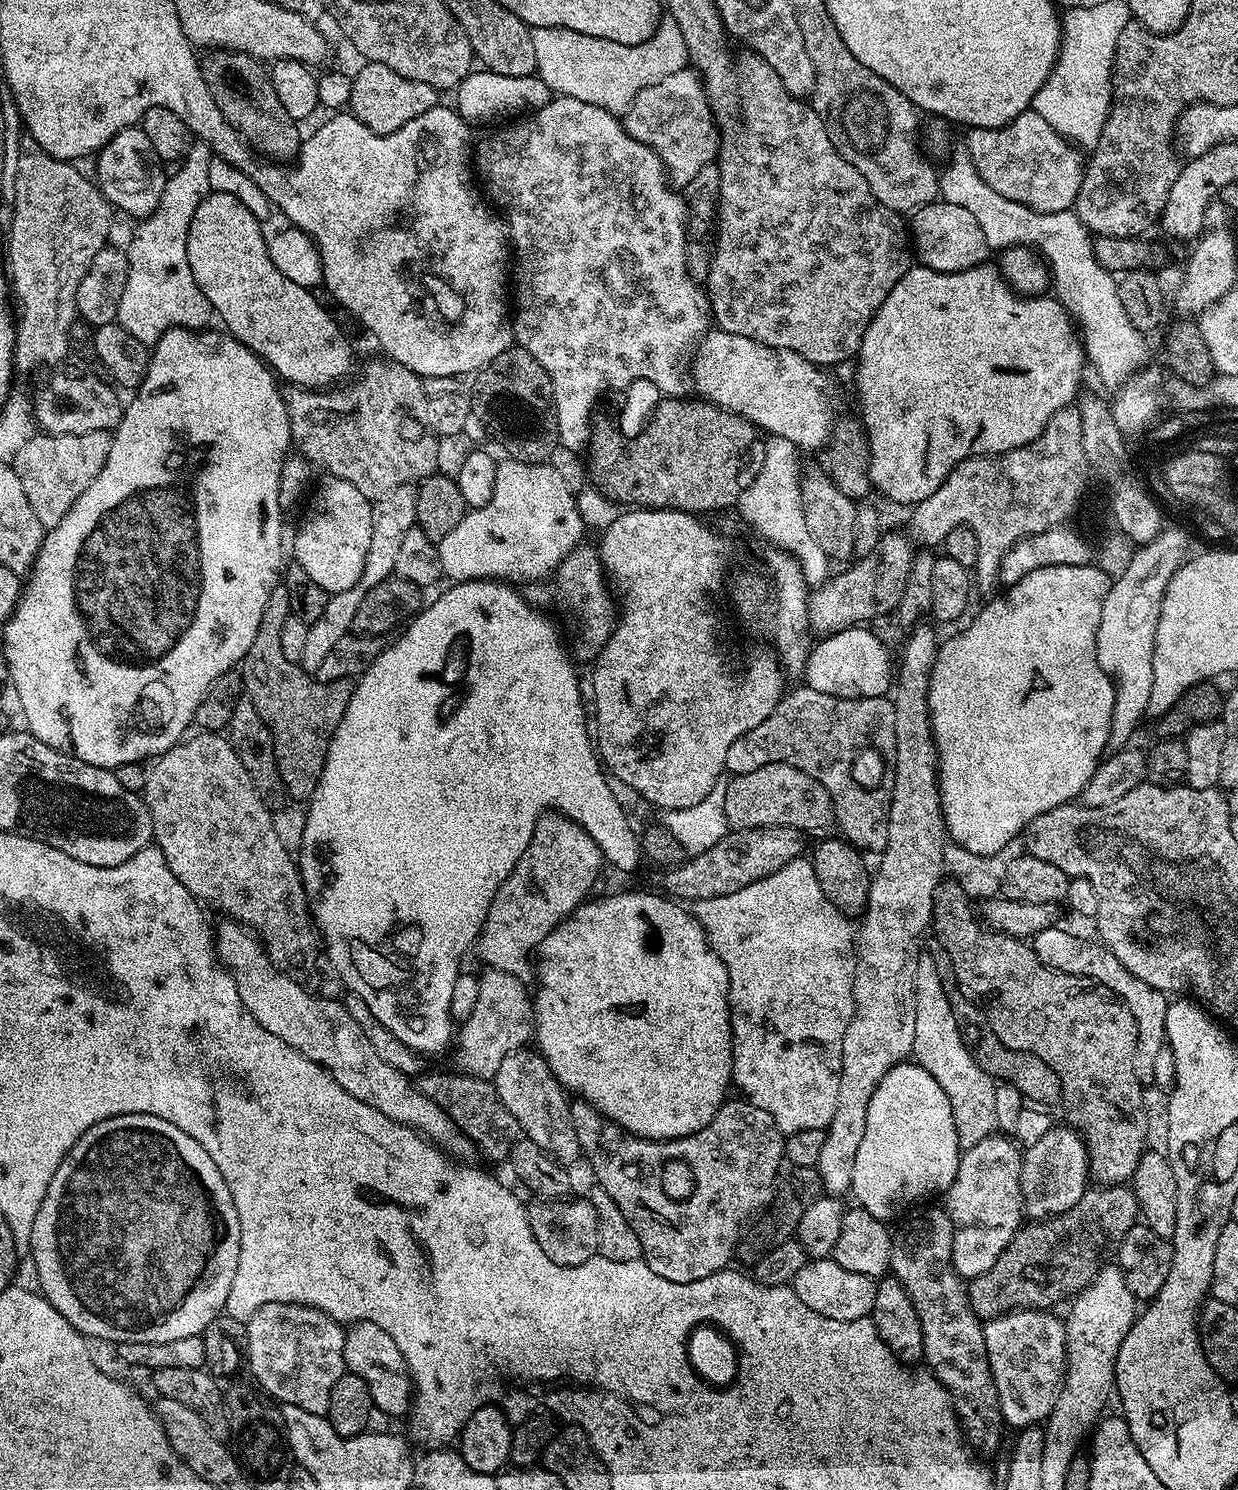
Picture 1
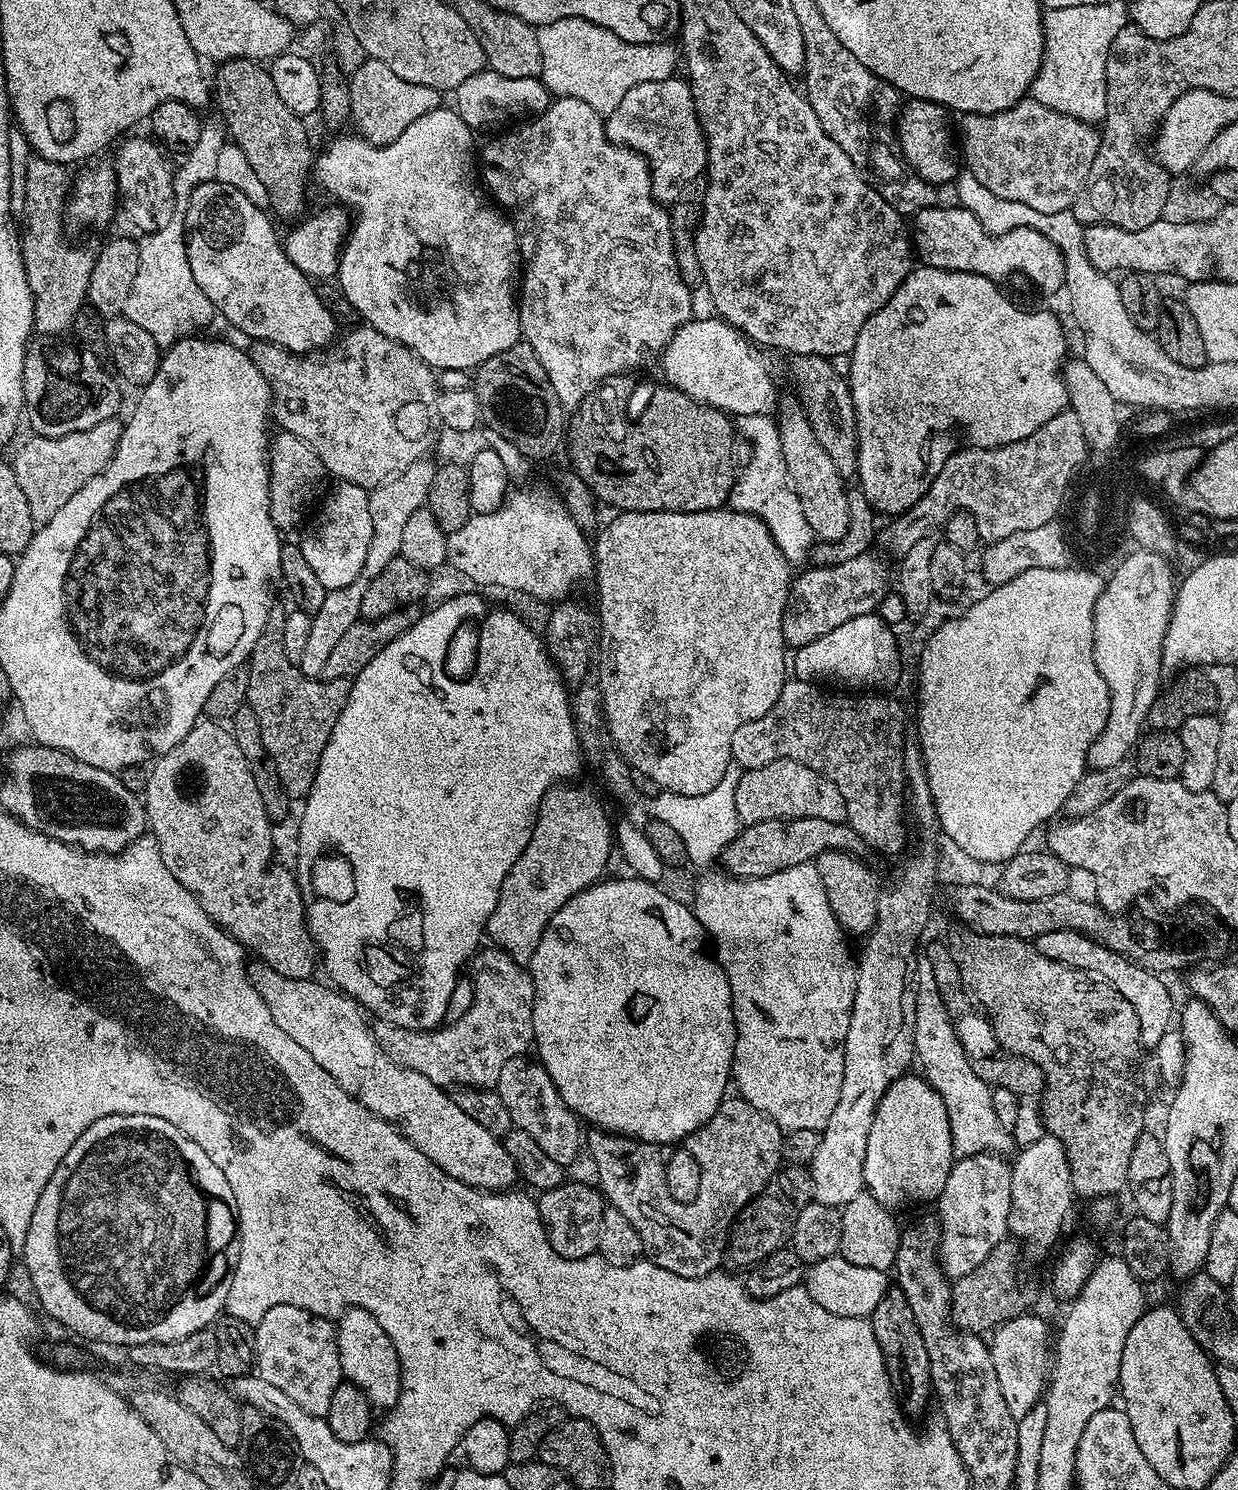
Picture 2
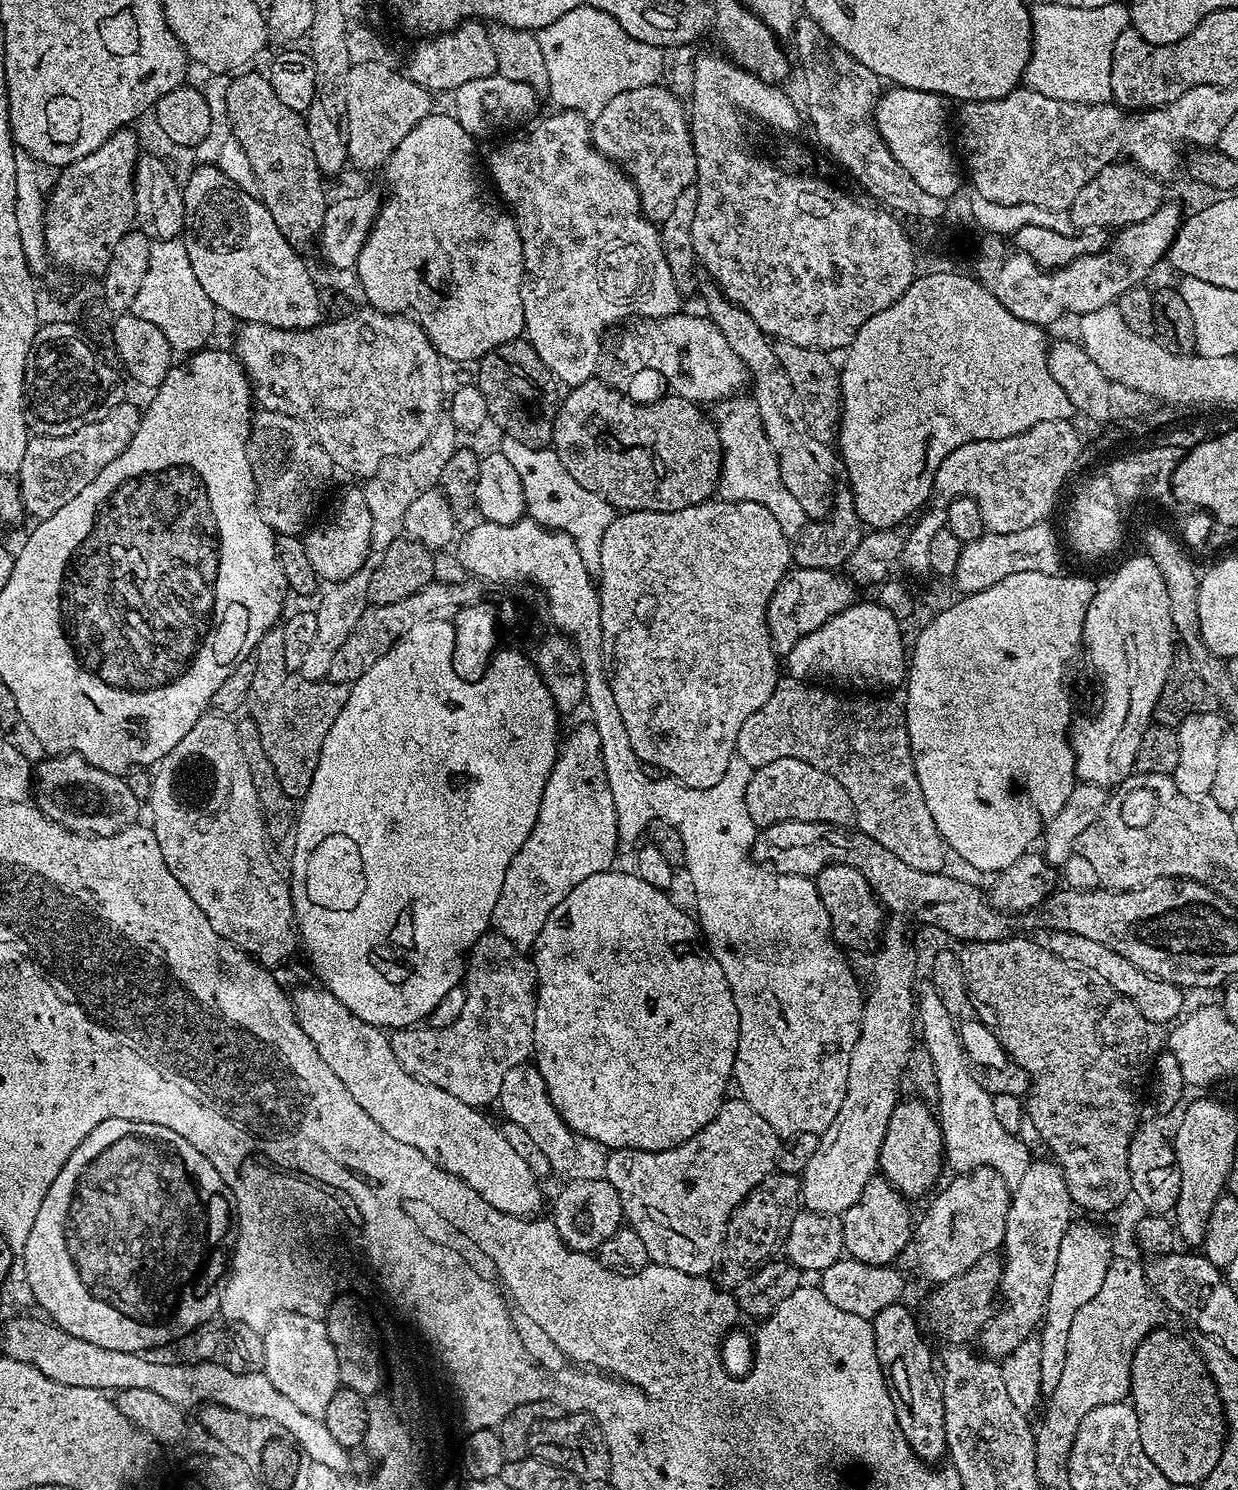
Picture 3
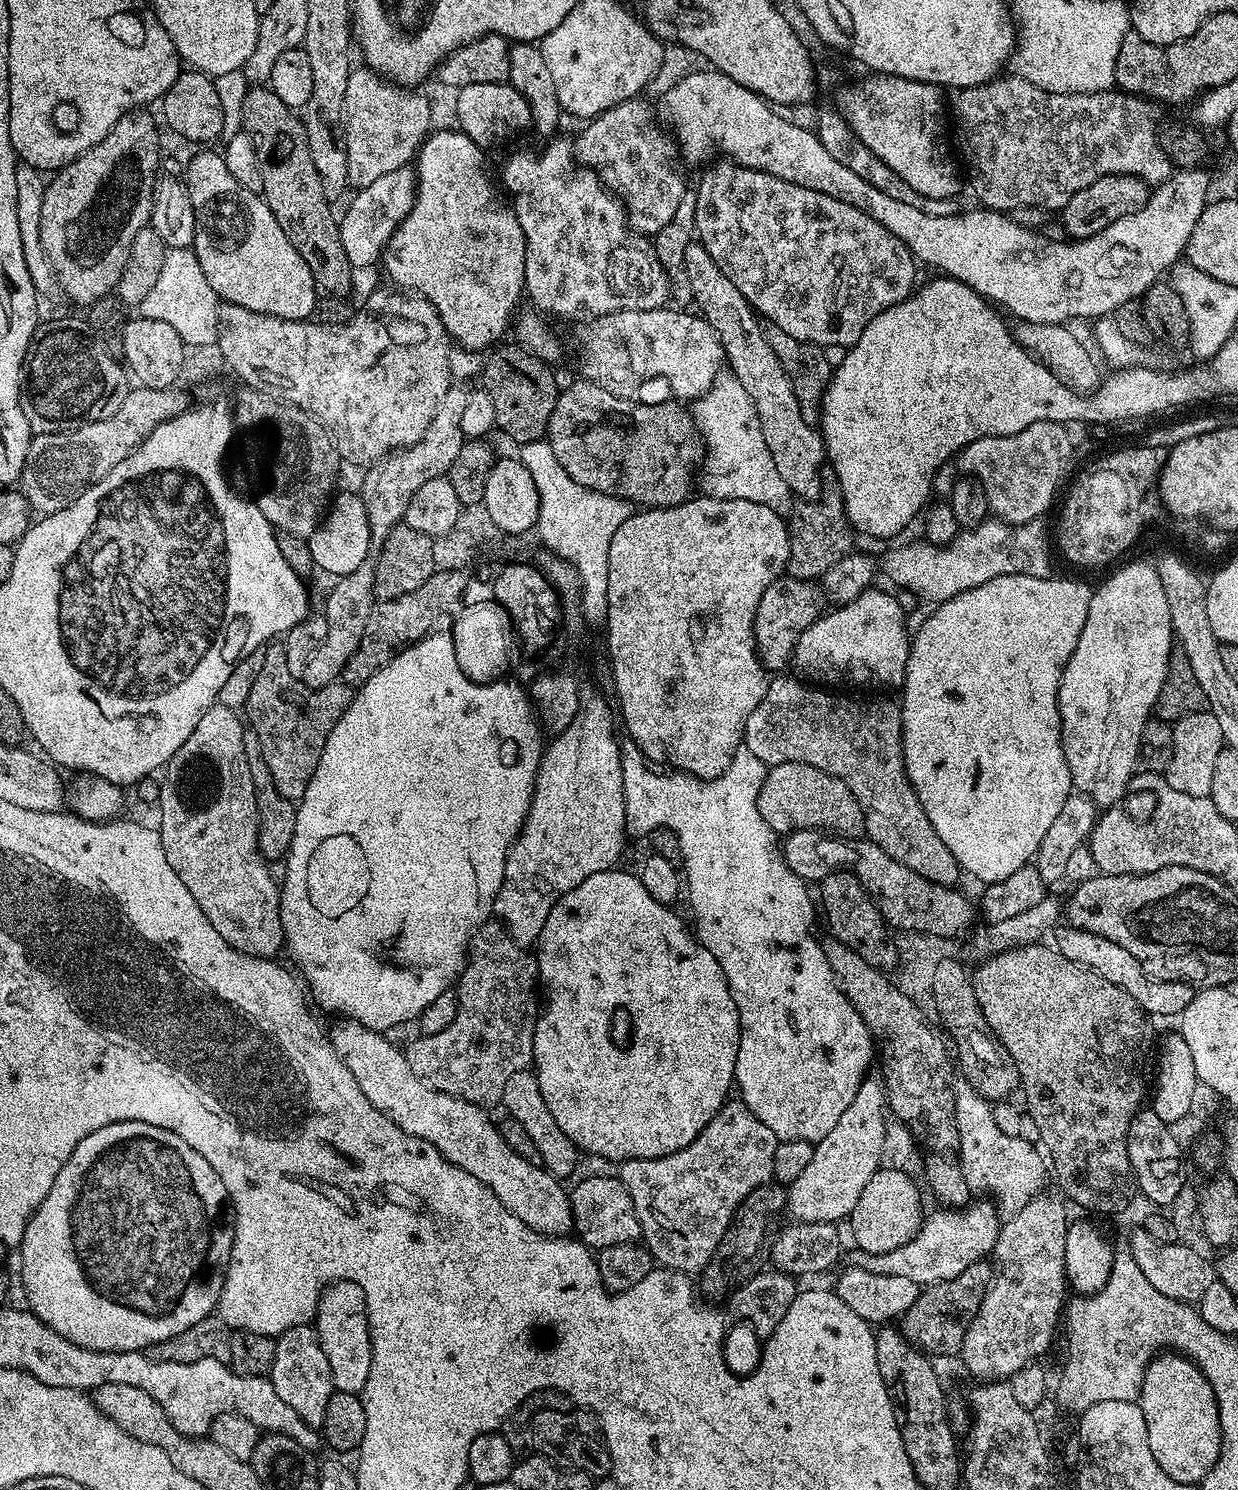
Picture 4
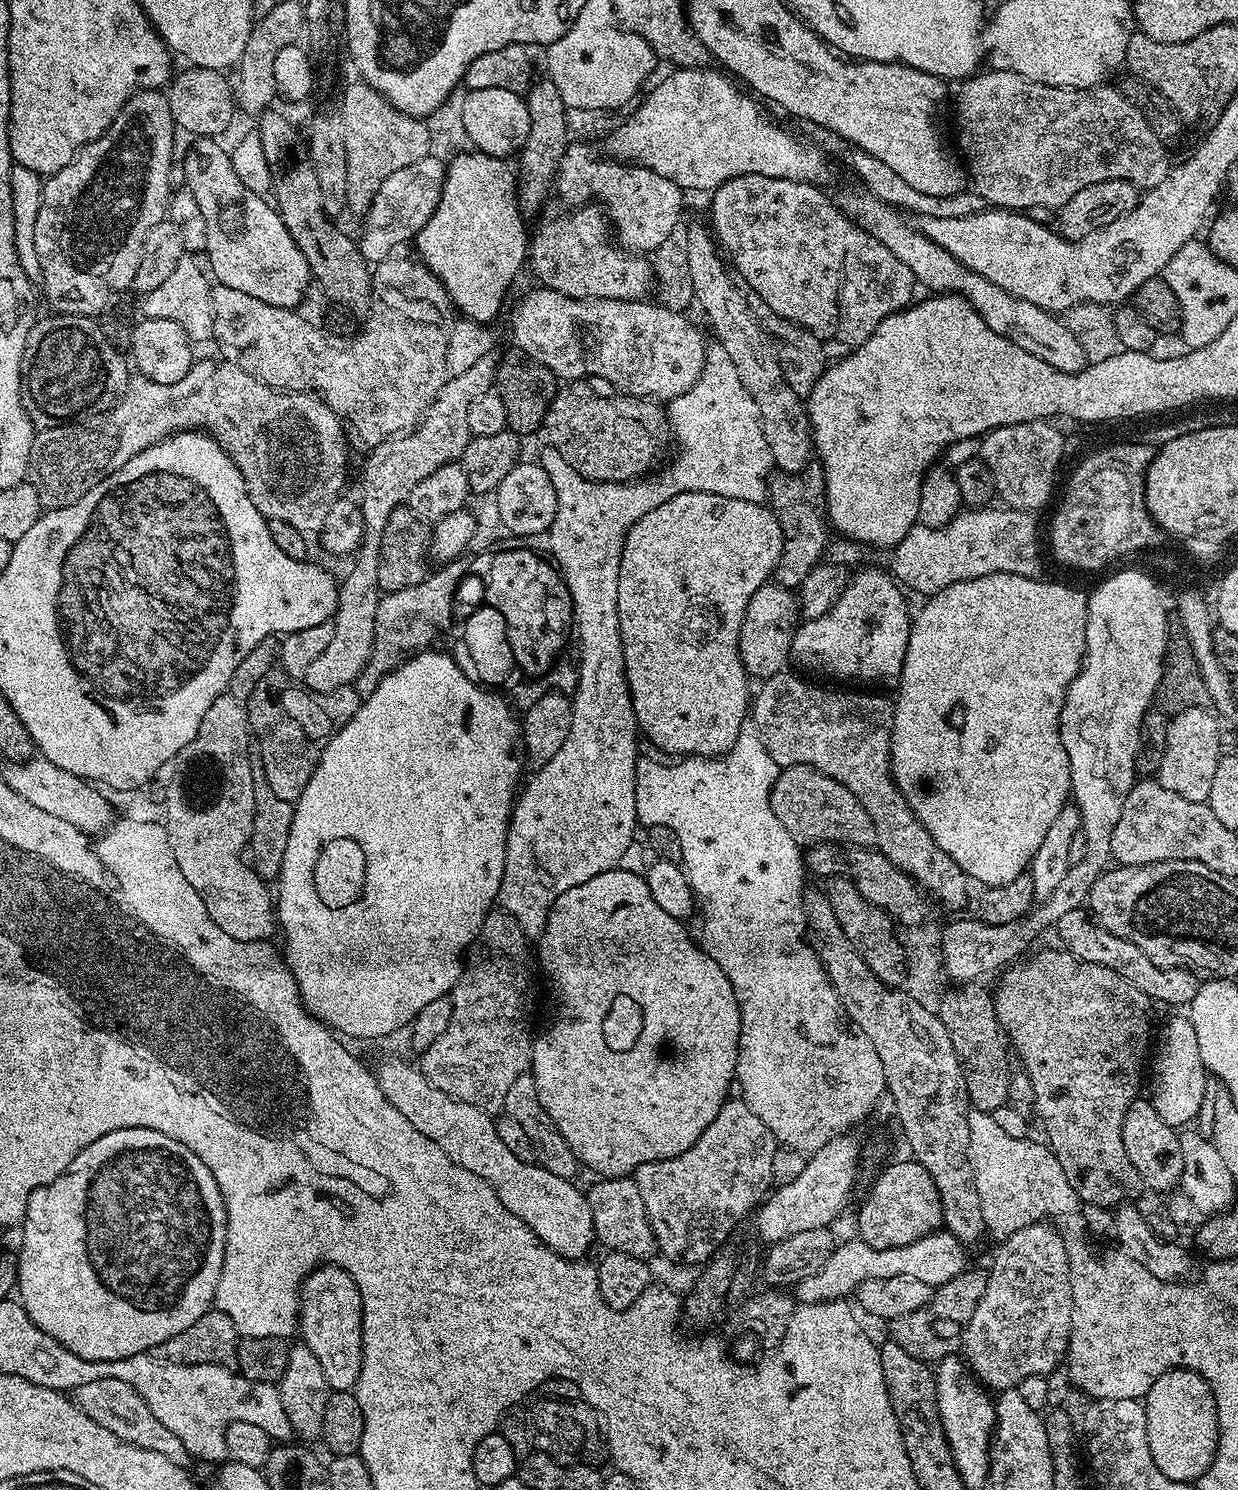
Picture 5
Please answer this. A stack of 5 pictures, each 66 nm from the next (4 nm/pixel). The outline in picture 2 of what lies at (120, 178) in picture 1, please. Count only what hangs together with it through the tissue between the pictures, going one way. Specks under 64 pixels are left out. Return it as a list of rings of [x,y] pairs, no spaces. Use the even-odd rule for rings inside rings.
[[[132,134],[121,139],[115,149],[117,150],[116,161],[114,161],[116,191],[122,212],[128,215],[129,222],[134,227],[141,228],[141,233],[147,234],[158,231],[174,218],[172,212],[172,204],[174,205],[176,200],[172,189],[174,172],[171,167],[168,169],[168,160],[163,156],[165,153],[155,139],[147,135],[146,137],[136,135]]]

